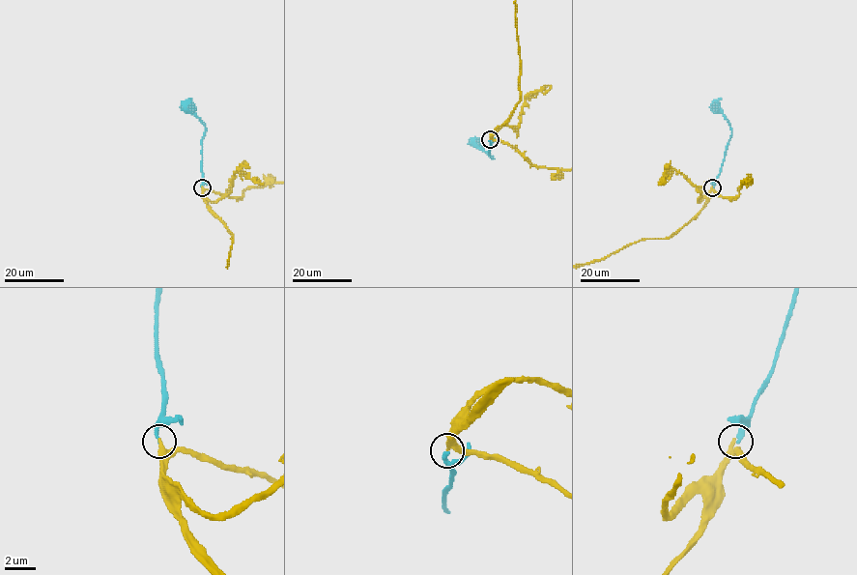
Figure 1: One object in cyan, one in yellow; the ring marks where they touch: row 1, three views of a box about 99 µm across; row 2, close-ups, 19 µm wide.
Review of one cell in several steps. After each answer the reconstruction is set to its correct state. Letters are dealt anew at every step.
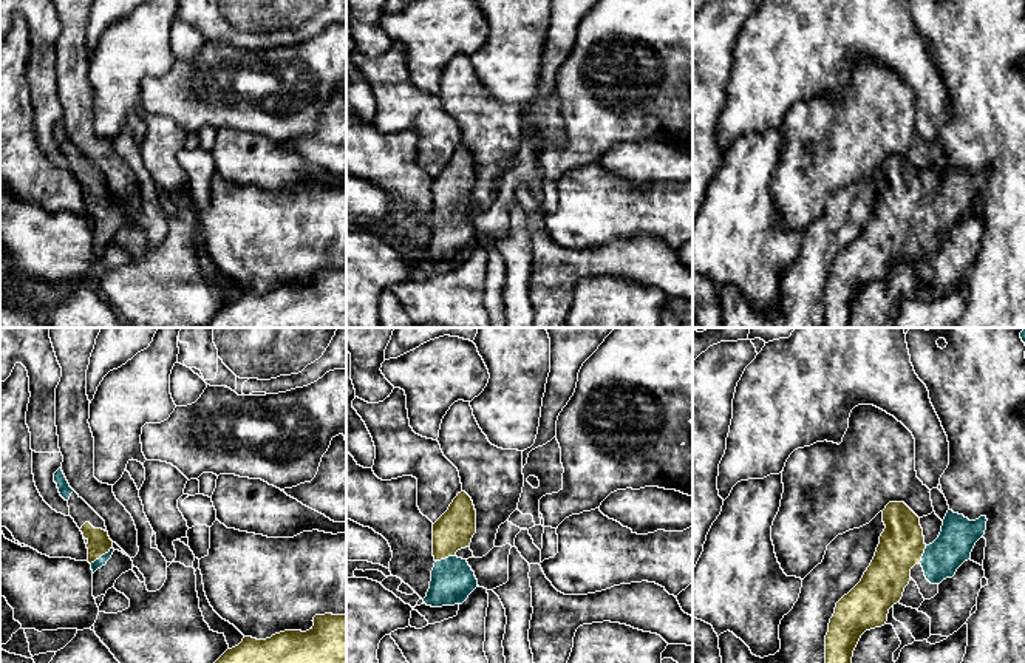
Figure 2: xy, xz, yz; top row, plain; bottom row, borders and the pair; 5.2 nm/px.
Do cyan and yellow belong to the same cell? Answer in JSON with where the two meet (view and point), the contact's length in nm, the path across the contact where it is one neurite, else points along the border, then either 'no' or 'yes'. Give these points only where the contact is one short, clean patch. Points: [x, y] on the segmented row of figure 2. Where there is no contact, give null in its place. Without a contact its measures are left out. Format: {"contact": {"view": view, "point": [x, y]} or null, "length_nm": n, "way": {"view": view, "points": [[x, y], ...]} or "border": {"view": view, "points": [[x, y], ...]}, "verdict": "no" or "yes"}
{"contact": {"view": "xy", "point": [102, 555]}, "length_nm": 150, "way": {"view": "xy", "points": [[104, 558], [102, 555], [99, 543]]}, "verdict": "yes"}

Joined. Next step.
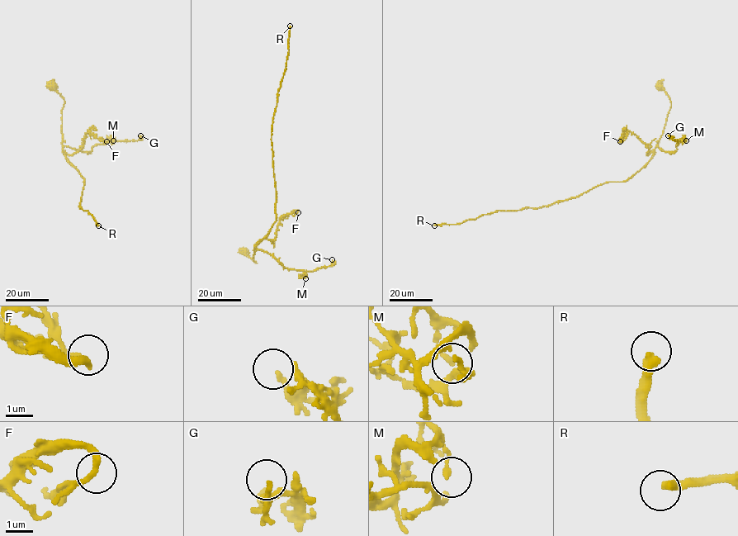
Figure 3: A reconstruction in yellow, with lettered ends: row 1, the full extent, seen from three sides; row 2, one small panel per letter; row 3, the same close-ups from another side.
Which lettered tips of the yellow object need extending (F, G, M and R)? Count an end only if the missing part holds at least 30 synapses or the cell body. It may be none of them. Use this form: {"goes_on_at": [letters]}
{"goes_on_at": ["R"]}

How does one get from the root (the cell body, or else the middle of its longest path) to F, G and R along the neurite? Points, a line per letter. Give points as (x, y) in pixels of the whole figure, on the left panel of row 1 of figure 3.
F: (51, 86), (64, 101), (62, 149), (73, 154), (83, 144), (87, 130), (106, 141)
G: (51, 86), (64, 101), (62, 111), (63, 145), (91, 151), (94, 146), (100, 144), (140, 140), (140, 135)
R: (51, 86), (64, 101), (62, 111), (63, 153), (84, 178), (79, 207), (92, 215), (98, 225)

